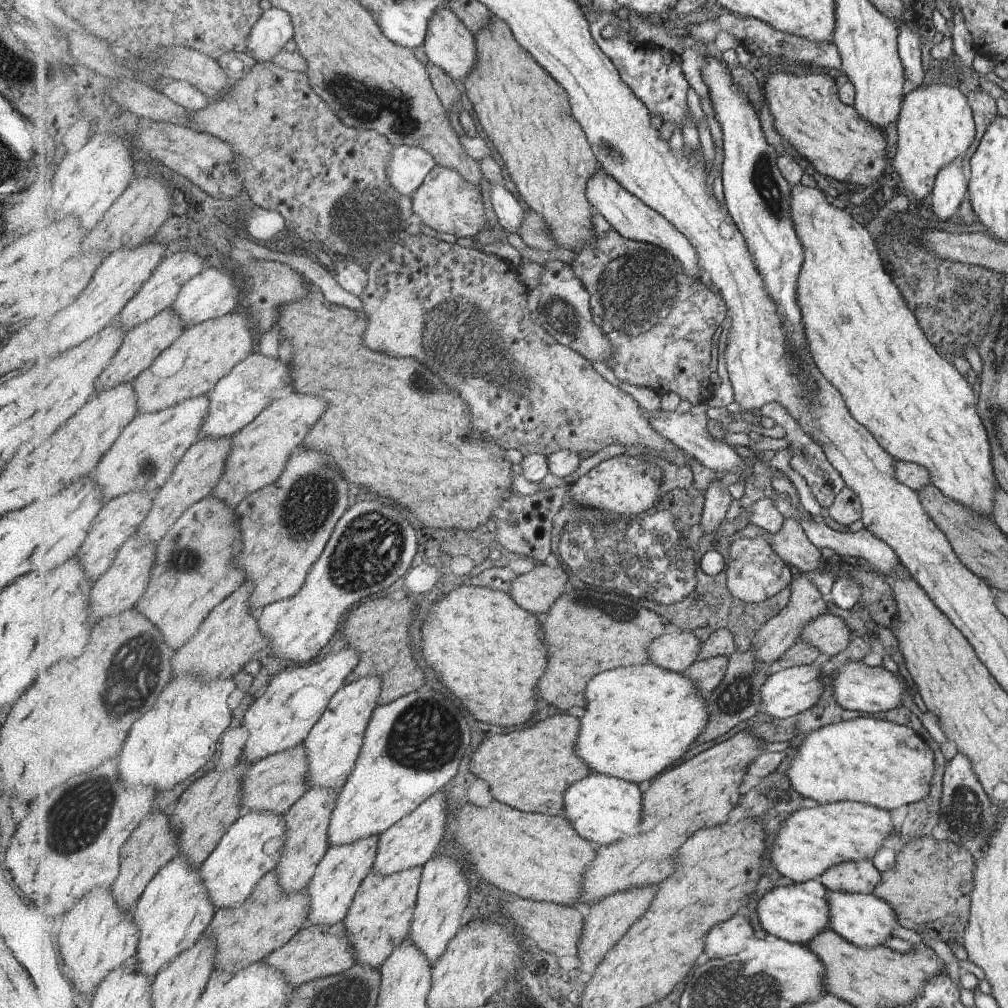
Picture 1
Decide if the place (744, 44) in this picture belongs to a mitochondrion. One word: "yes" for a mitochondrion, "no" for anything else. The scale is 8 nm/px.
no

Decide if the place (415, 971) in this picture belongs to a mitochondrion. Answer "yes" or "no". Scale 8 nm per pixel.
no

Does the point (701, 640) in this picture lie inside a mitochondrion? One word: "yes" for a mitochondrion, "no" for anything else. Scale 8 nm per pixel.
no

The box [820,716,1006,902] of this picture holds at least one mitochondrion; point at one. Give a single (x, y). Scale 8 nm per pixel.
(964, 816)

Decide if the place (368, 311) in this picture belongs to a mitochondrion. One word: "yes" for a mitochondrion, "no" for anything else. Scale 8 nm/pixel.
no

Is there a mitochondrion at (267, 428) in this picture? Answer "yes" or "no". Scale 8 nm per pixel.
no

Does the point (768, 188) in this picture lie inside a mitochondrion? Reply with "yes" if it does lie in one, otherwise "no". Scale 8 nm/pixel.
yes

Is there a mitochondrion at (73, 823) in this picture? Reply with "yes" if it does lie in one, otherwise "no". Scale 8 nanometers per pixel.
yes

